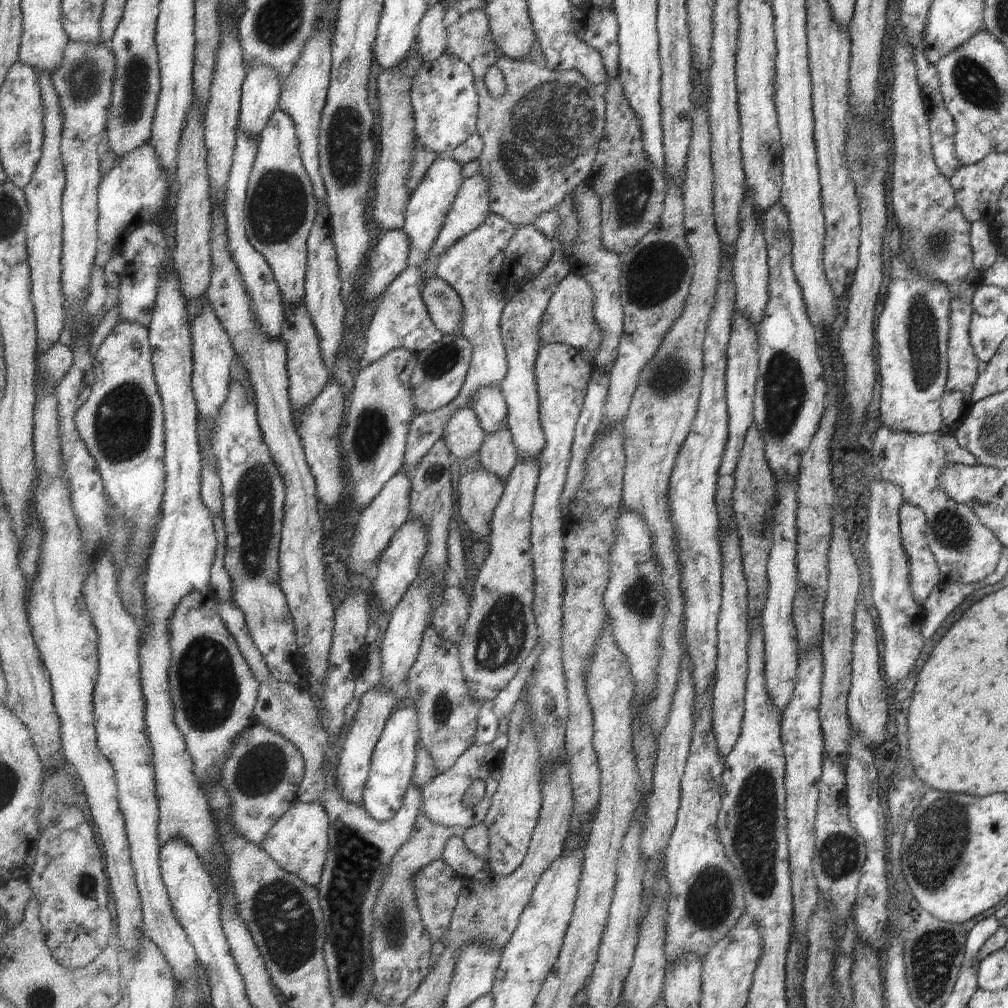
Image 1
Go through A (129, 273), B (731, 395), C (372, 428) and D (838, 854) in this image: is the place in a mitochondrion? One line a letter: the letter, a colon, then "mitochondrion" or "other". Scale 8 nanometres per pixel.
A: other
B: other
C: mitochondrion
D: mitochondrion

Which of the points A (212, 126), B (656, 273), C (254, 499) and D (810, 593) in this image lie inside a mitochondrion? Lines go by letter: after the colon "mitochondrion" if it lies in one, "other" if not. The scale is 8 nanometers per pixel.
A: other
B: mitochondrion
C: mitochondrion
D: mitochondrion

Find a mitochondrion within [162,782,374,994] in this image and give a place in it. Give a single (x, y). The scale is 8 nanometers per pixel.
(290, 924)

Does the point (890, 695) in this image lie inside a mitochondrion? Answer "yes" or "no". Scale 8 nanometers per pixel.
no

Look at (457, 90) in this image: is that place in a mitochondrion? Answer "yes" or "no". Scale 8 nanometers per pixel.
no

